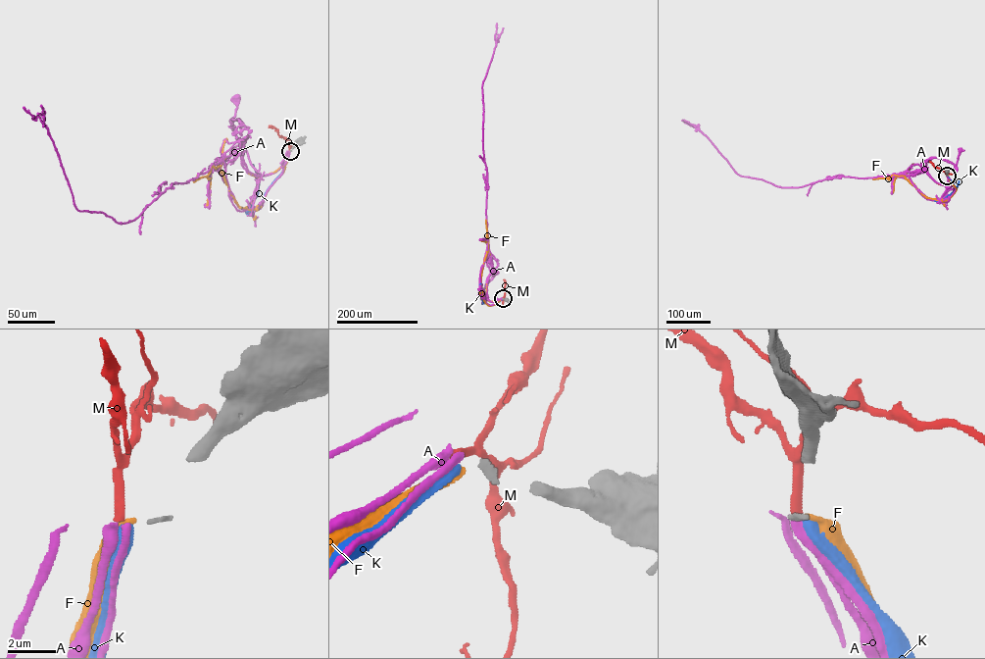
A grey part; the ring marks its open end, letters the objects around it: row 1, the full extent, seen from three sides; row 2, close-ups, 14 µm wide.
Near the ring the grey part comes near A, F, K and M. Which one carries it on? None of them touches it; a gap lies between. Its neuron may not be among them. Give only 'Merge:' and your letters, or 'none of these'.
Merge: none of these

